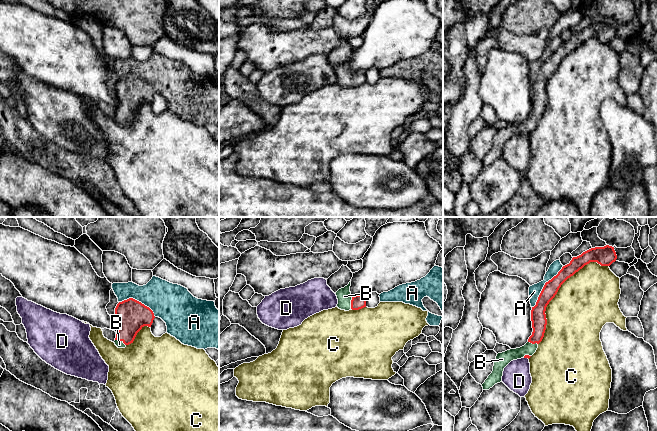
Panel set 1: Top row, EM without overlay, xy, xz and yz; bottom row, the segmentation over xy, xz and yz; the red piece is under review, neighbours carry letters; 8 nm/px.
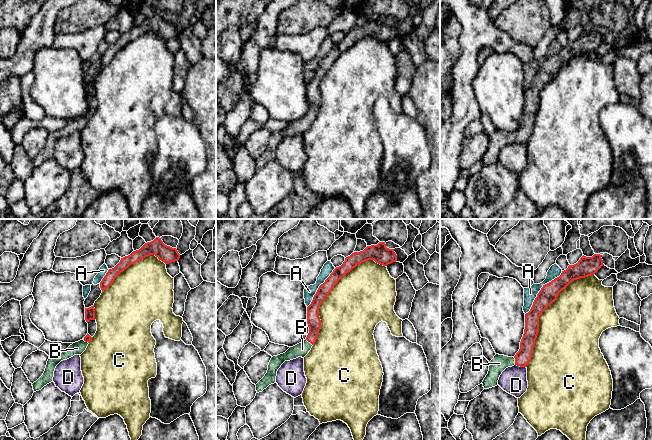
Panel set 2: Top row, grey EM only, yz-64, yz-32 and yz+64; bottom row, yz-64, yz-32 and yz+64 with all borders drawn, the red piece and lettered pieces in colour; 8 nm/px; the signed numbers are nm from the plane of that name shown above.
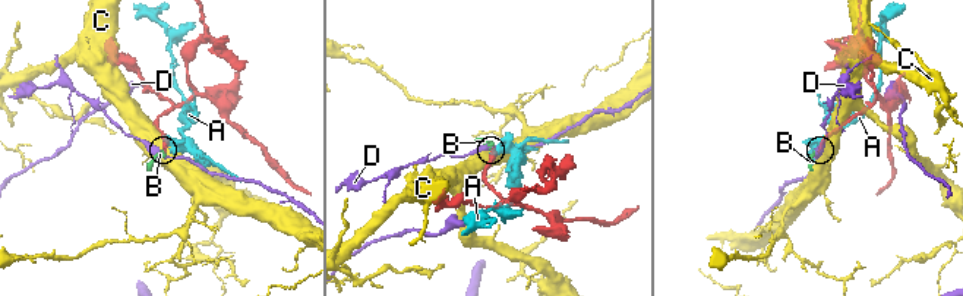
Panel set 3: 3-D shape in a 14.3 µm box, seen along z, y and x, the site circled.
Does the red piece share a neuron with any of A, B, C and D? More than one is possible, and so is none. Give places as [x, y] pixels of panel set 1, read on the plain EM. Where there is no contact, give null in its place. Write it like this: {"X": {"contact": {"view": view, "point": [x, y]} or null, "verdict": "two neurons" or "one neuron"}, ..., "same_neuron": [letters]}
{"A": {"contact": {"view": "yz", "point": [544, 62]}, "verdict": "two neurons"}, "B": {"contact": {"view": "xz", "point": [351, 78]}, "verdict": "one neuron"}, "C": {"contact": {"view": "yz", "point": [557, 67]}, "verdict": "two neurons"}, "D": {"contact": {"view": "yz", "point": [526, 133]}, "verdict": "two neurons"}, "same_neuron": ["B"]}

